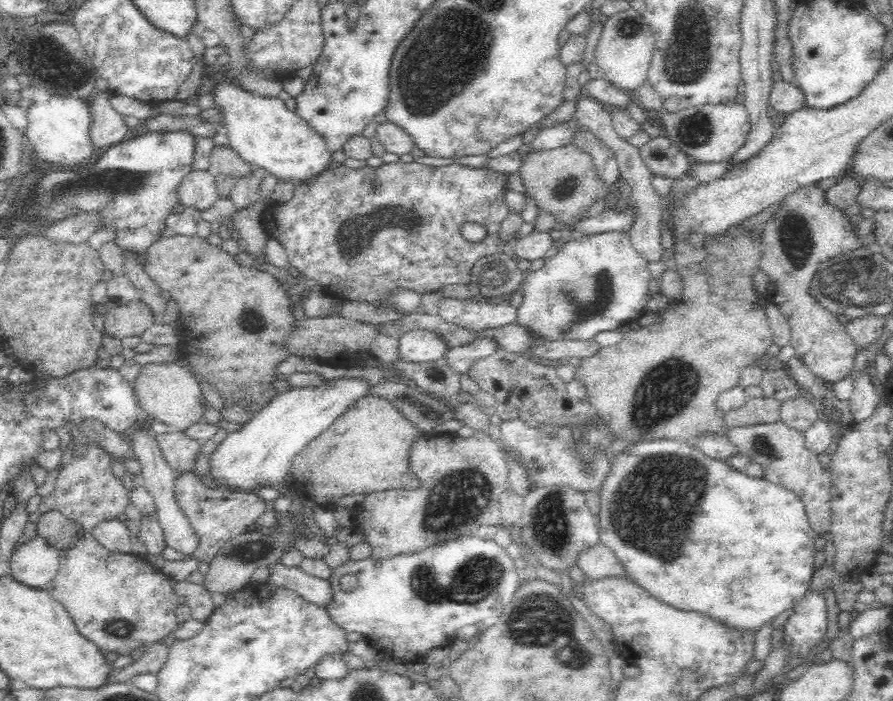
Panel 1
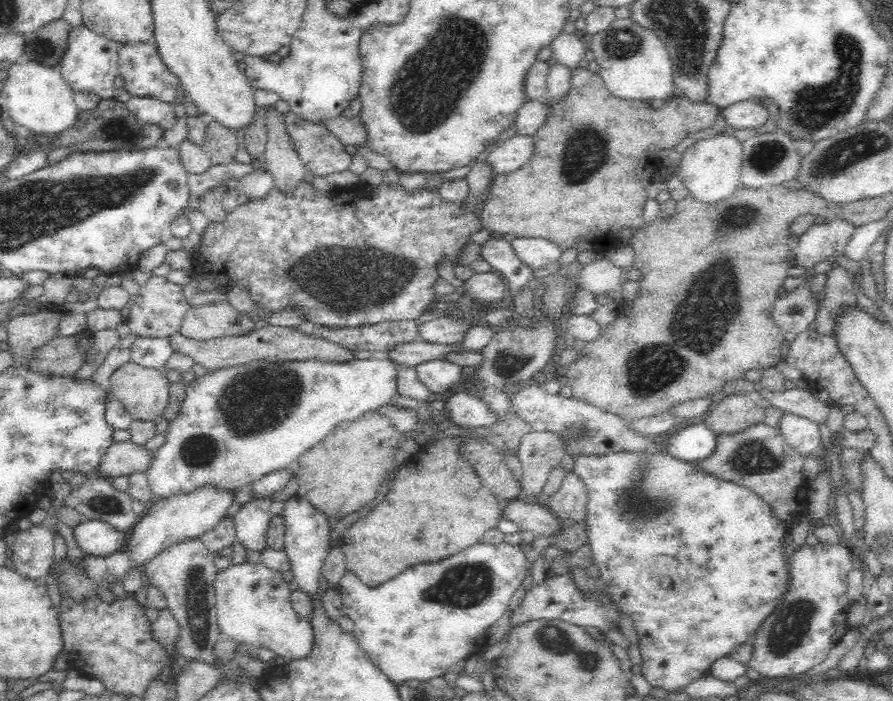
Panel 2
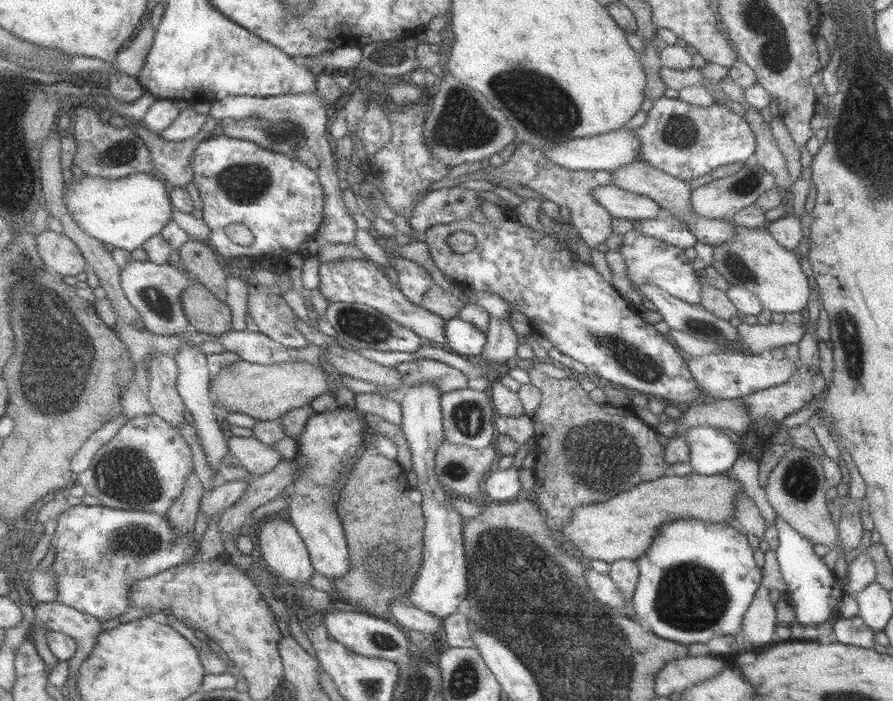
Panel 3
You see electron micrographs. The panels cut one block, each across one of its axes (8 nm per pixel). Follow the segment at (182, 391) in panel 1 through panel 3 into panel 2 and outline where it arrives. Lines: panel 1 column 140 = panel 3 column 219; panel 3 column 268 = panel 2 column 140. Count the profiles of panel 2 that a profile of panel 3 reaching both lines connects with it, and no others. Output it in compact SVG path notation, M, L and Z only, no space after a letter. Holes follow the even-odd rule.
M130 361L112 374L110 392L126 407L135 420L150 422L163 417L162 414L170 398L170 383L171 380L167 377L167 371L164 368L158 370Z

